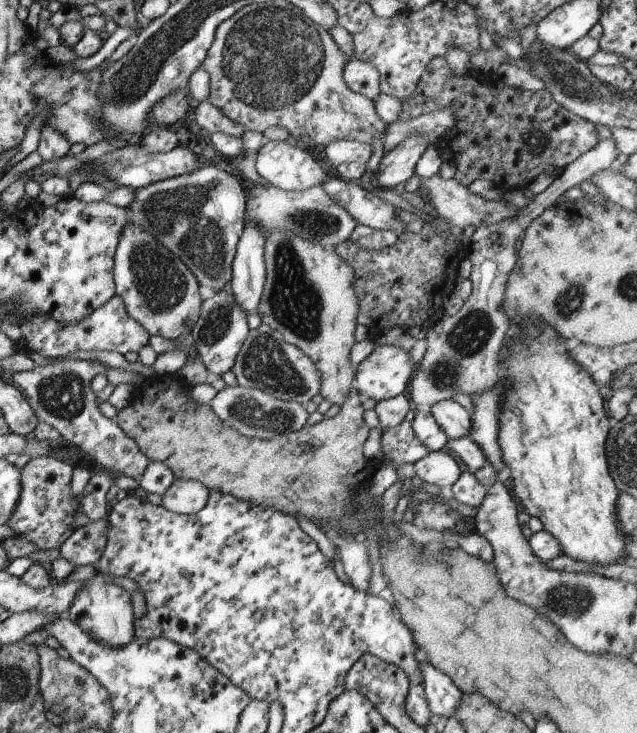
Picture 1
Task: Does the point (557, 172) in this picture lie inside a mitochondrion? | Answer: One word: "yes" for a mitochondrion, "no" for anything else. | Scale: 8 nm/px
no

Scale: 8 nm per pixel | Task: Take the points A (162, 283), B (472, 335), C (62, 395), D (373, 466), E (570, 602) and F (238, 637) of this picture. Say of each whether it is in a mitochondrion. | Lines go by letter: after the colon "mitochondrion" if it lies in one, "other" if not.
A: mitochondrion
B: mitochondrion
C: mitochondrion
D: other
E: mitochondrion
F: mitochondrion

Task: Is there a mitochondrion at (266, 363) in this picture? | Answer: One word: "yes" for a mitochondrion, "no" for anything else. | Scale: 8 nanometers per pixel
yes

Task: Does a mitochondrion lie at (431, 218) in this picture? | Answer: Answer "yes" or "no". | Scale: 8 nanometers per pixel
no

